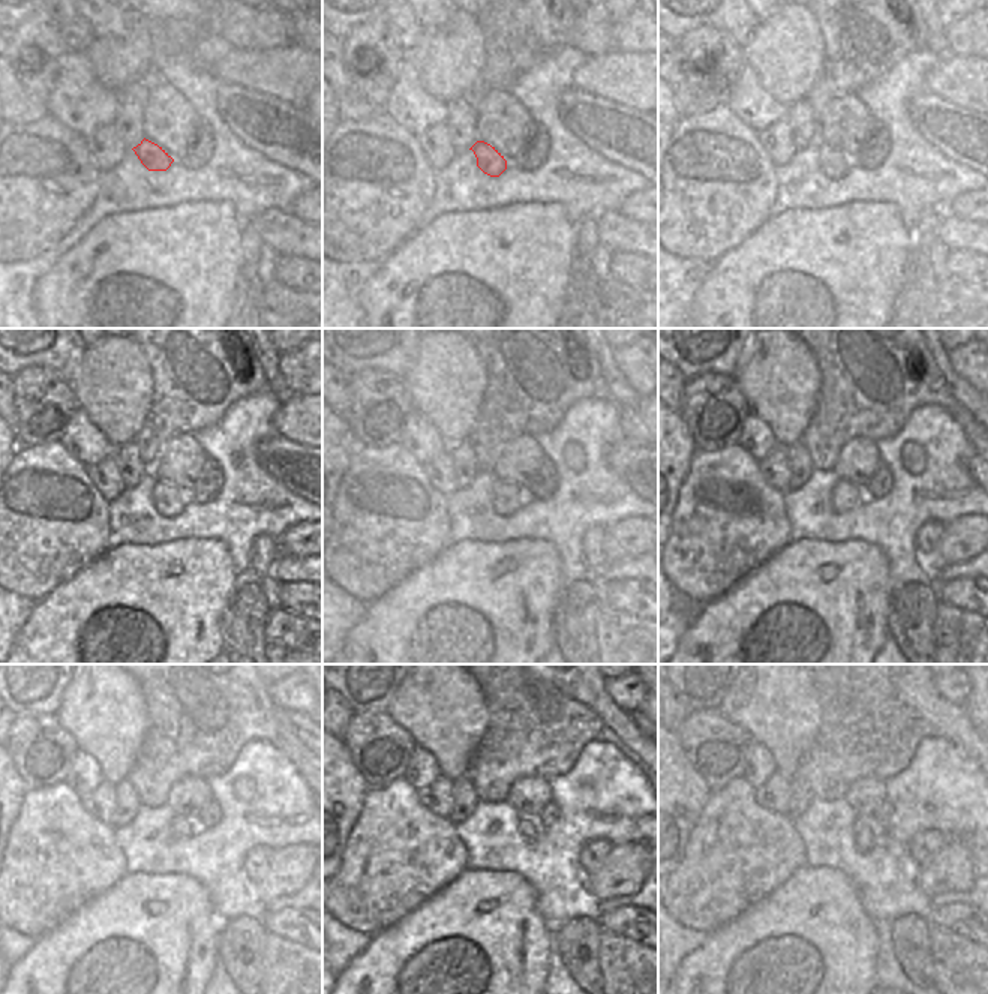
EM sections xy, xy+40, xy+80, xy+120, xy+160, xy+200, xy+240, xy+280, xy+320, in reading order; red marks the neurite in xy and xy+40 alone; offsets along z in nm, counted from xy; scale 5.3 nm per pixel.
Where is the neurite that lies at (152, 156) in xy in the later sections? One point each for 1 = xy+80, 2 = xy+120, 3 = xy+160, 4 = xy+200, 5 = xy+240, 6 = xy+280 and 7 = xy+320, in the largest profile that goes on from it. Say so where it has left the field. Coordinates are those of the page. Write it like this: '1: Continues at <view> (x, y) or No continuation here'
1: Continues at xy+80 (834, 164)
2: Continues at xy+120 (168, 501)
3: Continues at xy+160 (505, 498)
4: Continues at xy+200 (844, 496)
5: Continues at xy+240 (180, 828)
6: Continues at xy+280 (525, 829)
7: Continues at xy+320 (864, 841)

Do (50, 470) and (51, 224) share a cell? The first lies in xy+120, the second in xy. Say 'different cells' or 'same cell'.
same cell

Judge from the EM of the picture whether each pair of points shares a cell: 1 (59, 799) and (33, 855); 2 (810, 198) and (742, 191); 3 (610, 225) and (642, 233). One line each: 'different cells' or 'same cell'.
1: same cell
2: different cells
3: same cell

